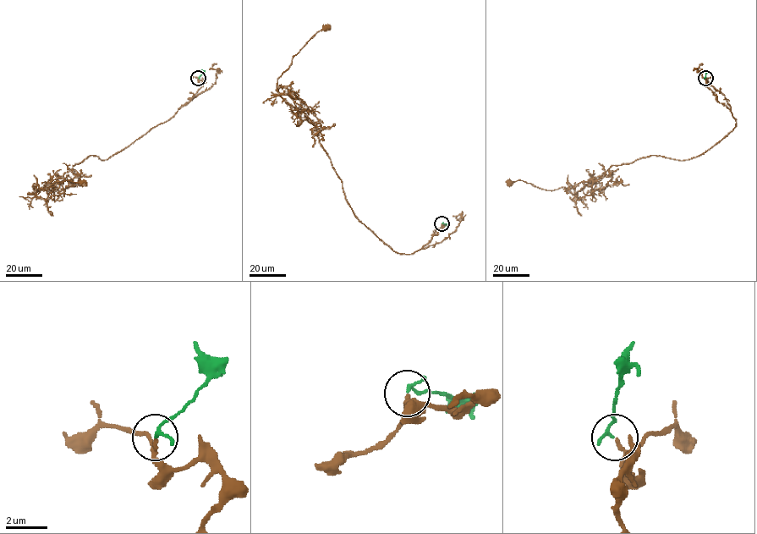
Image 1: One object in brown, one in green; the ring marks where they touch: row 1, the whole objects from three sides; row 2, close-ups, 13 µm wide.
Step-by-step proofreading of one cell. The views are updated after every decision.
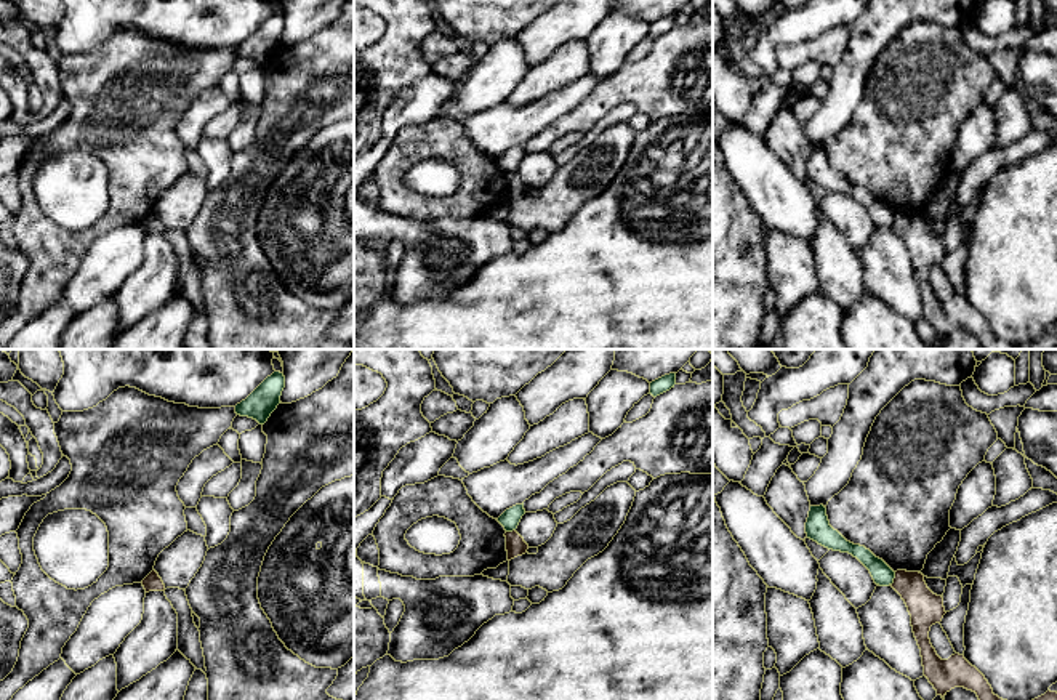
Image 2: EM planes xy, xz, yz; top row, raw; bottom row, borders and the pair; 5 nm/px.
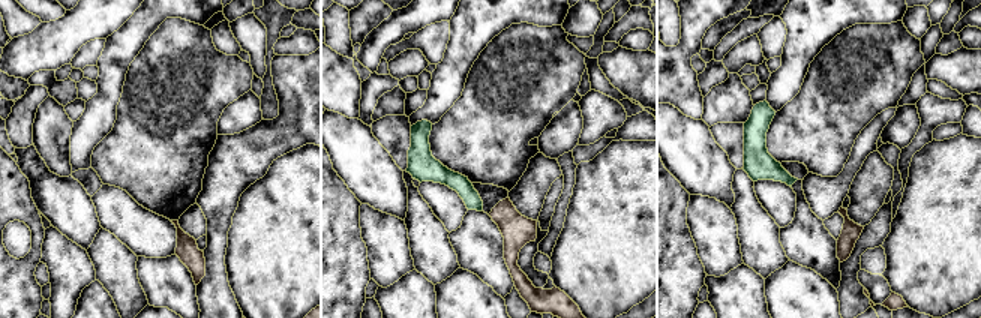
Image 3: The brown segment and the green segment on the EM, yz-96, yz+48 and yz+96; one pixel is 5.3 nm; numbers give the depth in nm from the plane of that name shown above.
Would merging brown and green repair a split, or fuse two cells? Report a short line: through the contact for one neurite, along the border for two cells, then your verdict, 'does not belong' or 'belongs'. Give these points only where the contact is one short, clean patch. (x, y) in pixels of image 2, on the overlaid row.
line yz (896, 572), (891, 585); does not belong

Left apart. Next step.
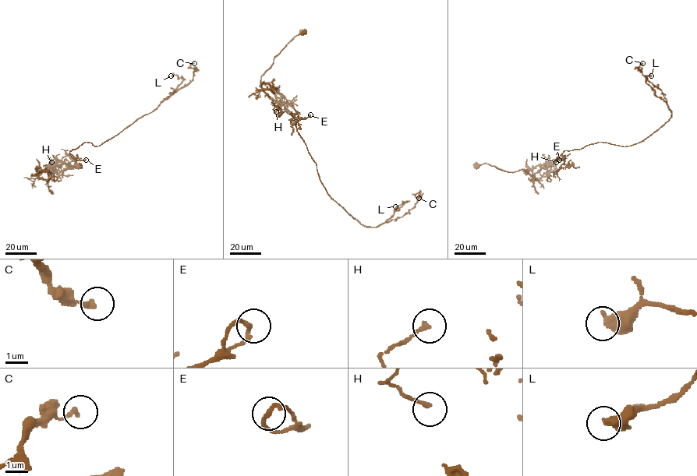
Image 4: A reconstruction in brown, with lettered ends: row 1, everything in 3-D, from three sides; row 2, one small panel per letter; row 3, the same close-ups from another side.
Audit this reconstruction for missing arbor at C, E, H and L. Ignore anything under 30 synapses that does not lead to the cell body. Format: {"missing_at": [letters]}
{"missing_at": []}

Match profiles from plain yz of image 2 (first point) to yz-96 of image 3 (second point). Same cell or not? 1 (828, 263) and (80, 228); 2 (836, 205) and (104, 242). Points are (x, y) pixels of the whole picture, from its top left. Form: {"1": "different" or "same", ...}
{"1": "different", "2": "different"}

